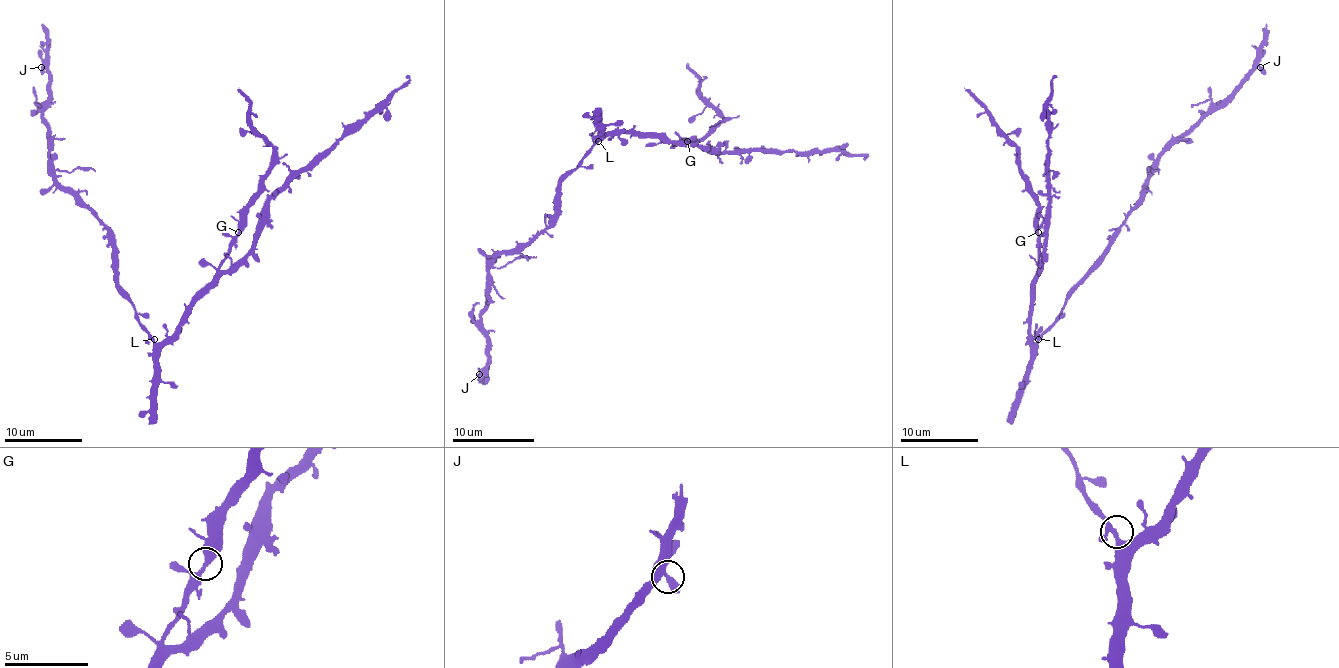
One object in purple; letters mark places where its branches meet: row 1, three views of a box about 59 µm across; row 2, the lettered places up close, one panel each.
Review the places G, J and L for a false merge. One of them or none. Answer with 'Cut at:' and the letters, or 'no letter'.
Cut at: no letter

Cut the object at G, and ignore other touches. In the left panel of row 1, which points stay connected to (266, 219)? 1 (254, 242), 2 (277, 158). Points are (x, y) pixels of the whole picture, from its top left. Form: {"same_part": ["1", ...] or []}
{"same_part": ["1"]}

